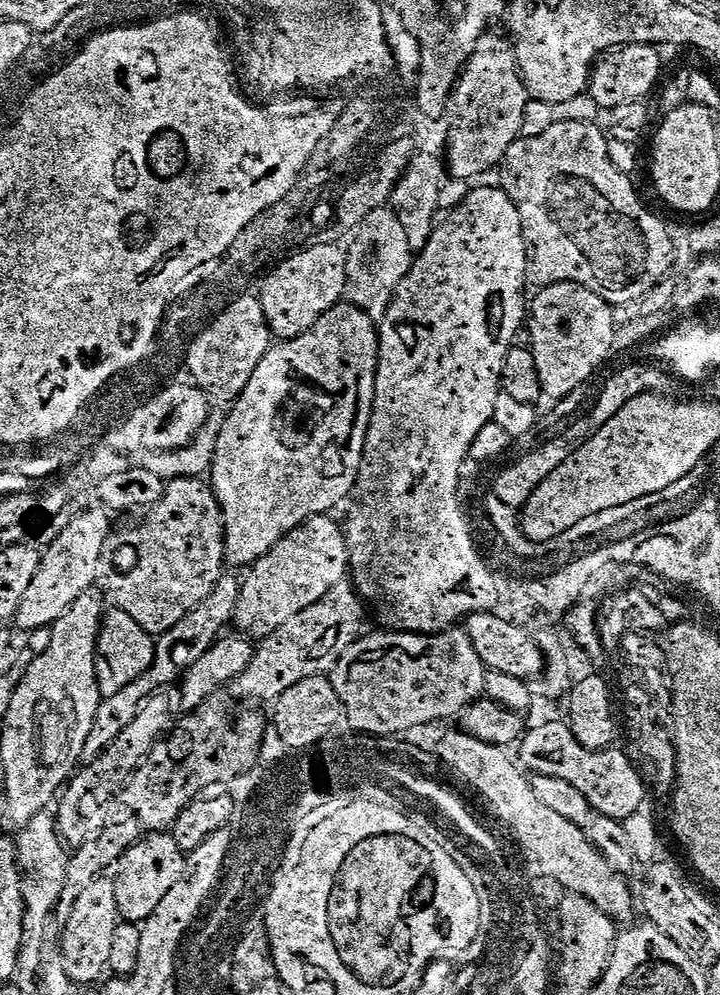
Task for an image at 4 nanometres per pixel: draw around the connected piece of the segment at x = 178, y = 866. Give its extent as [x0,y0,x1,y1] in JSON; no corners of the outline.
[114,834,186,926]

